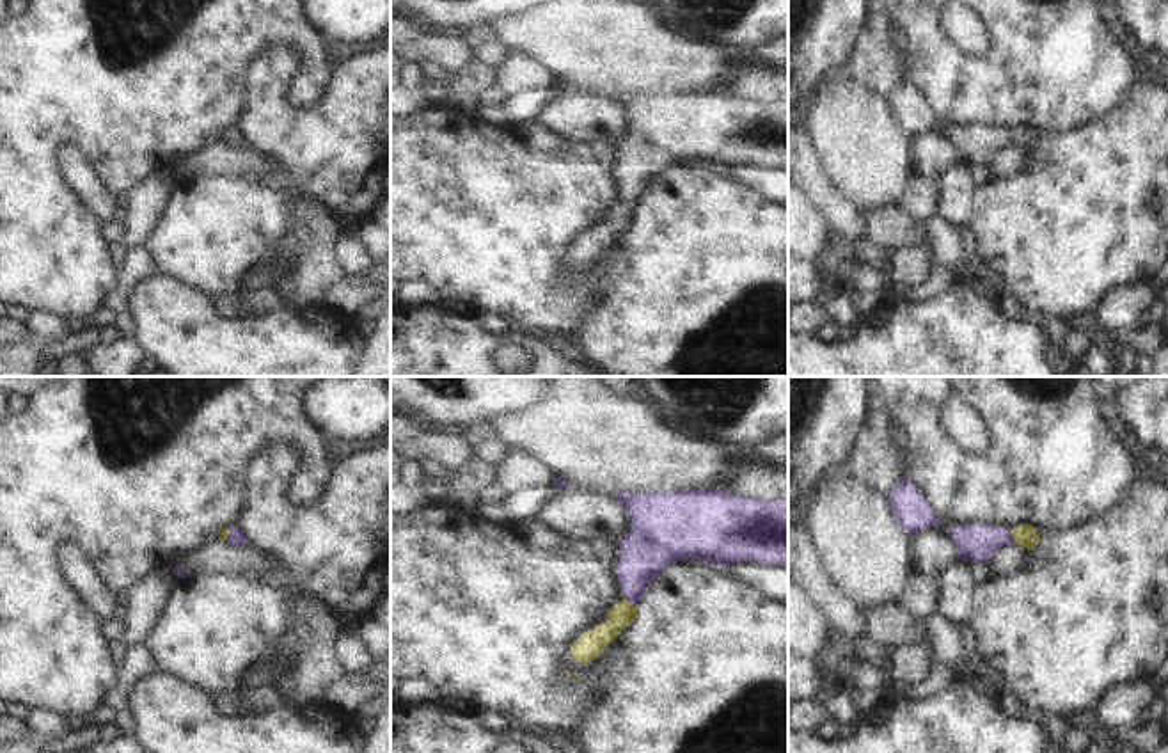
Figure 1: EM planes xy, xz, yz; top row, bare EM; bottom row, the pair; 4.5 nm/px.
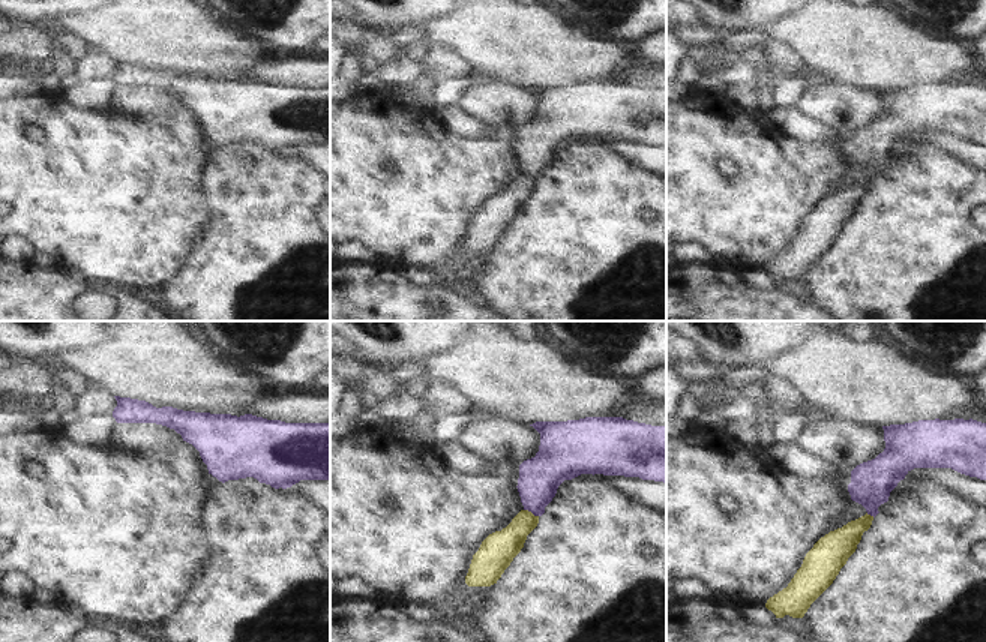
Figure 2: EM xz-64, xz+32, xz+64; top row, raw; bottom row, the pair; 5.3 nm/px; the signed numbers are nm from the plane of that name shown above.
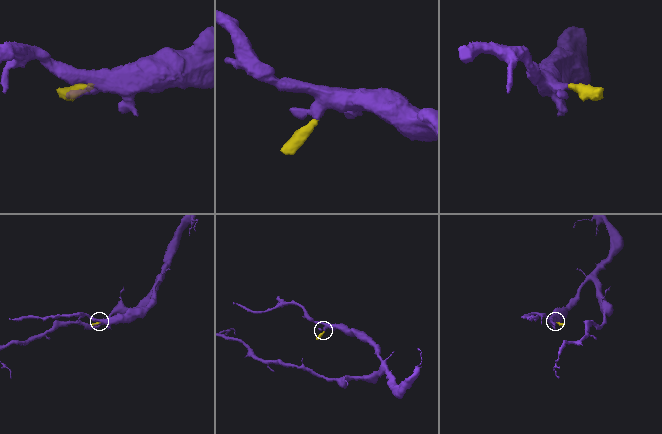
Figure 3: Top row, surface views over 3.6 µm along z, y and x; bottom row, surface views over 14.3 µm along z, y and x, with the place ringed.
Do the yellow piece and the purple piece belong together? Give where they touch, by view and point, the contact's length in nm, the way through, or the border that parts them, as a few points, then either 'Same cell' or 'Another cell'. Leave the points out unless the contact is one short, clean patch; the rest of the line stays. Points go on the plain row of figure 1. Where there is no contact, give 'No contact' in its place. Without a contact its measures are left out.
Touches yellow at xz (629, 205). Shared border 70 nm. Path across: xz (591, 245), (629, 205), (636, 169), (645, 153). Same cell

